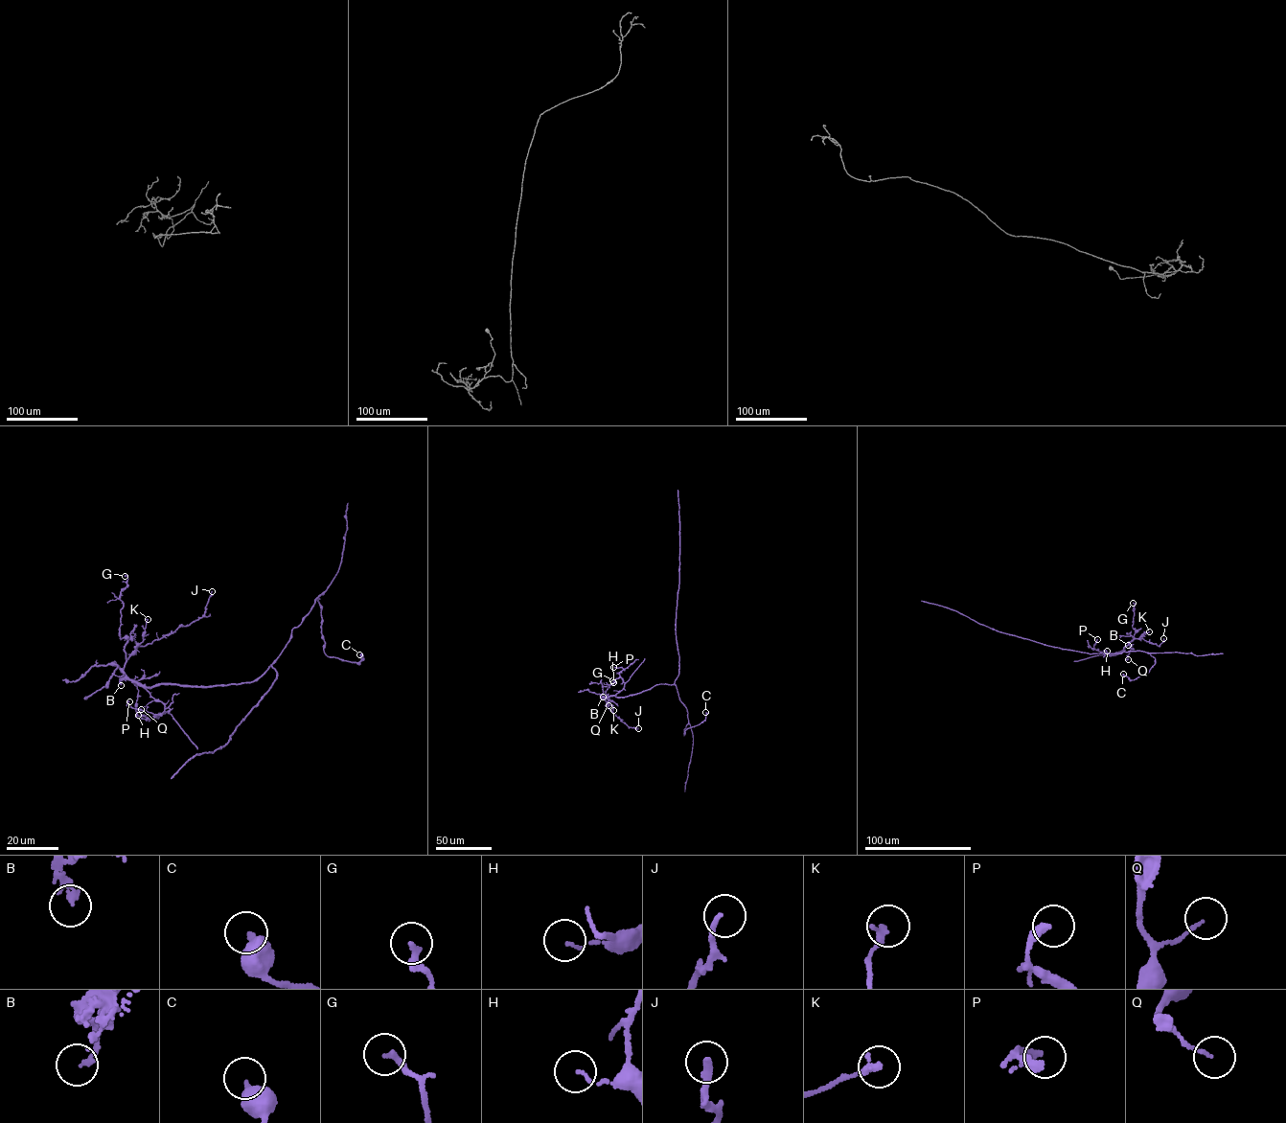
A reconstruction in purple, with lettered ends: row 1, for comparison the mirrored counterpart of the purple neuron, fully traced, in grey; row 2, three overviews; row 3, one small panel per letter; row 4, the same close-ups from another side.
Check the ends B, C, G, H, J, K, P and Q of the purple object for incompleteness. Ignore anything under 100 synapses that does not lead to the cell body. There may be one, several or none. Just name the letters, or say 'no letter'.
no letter

